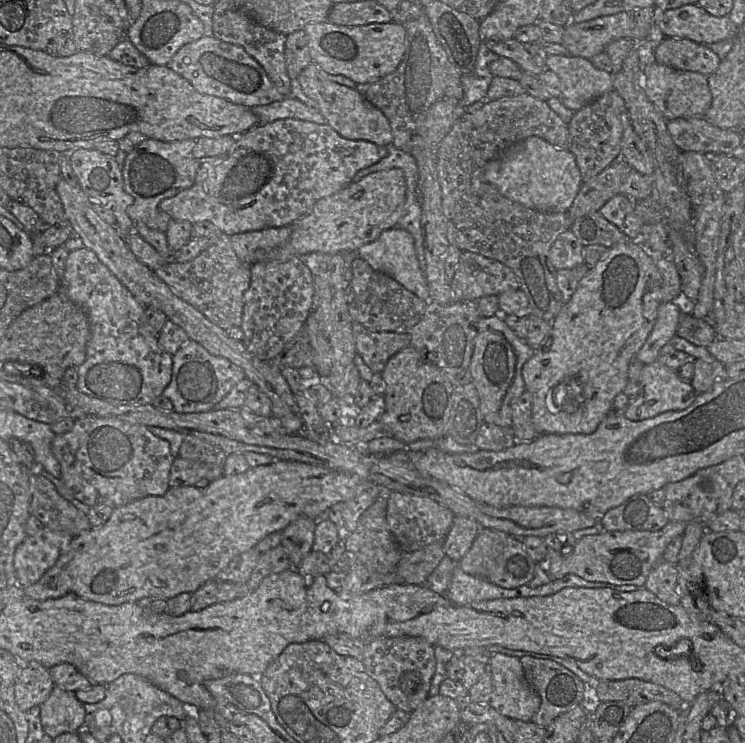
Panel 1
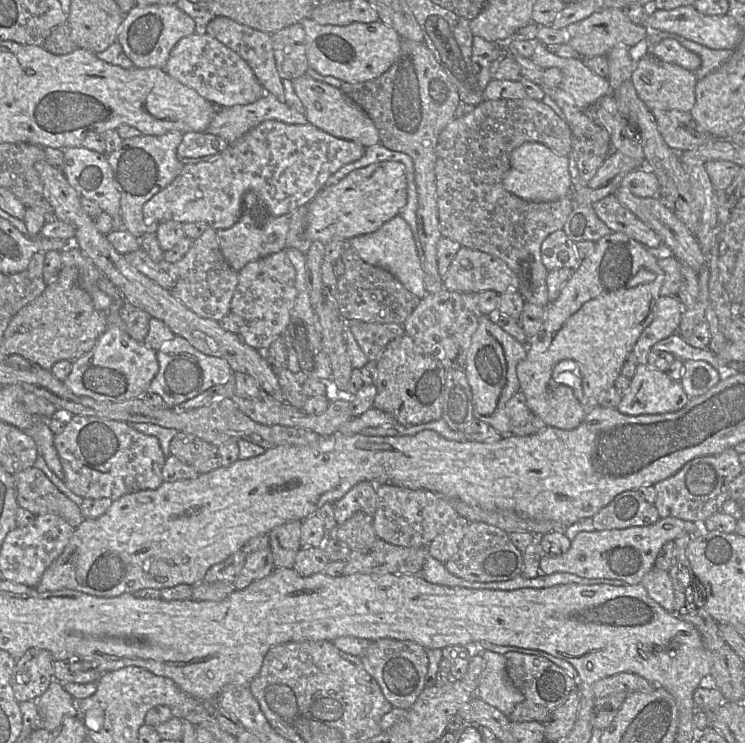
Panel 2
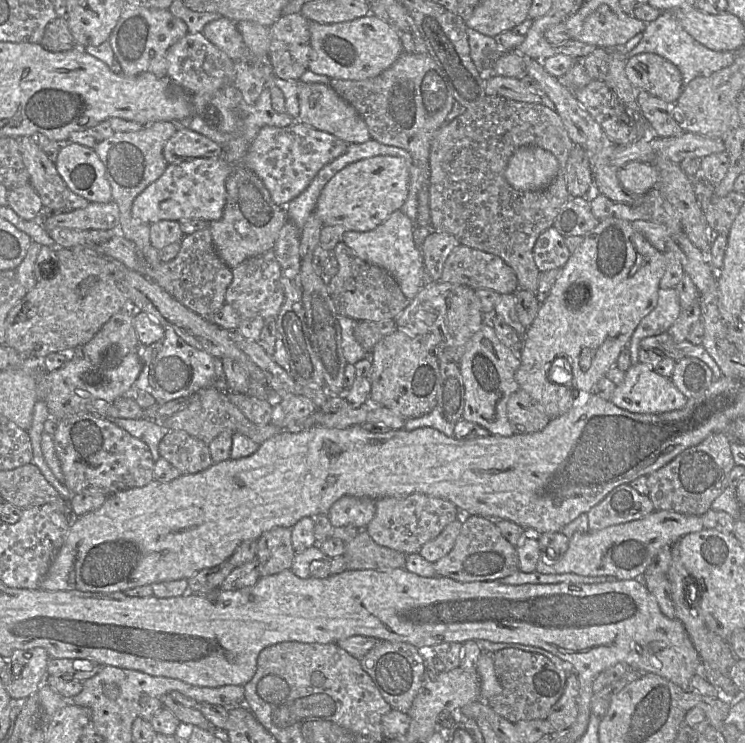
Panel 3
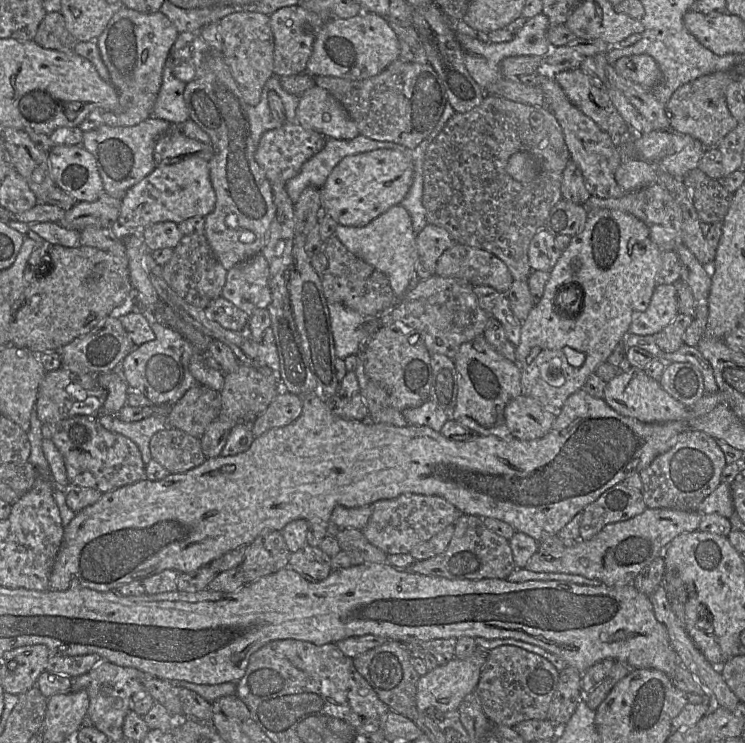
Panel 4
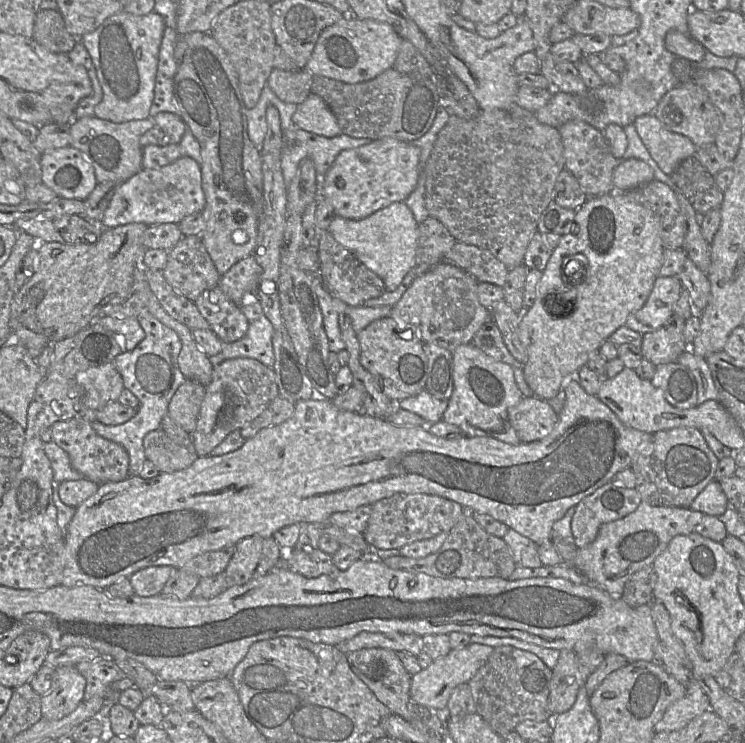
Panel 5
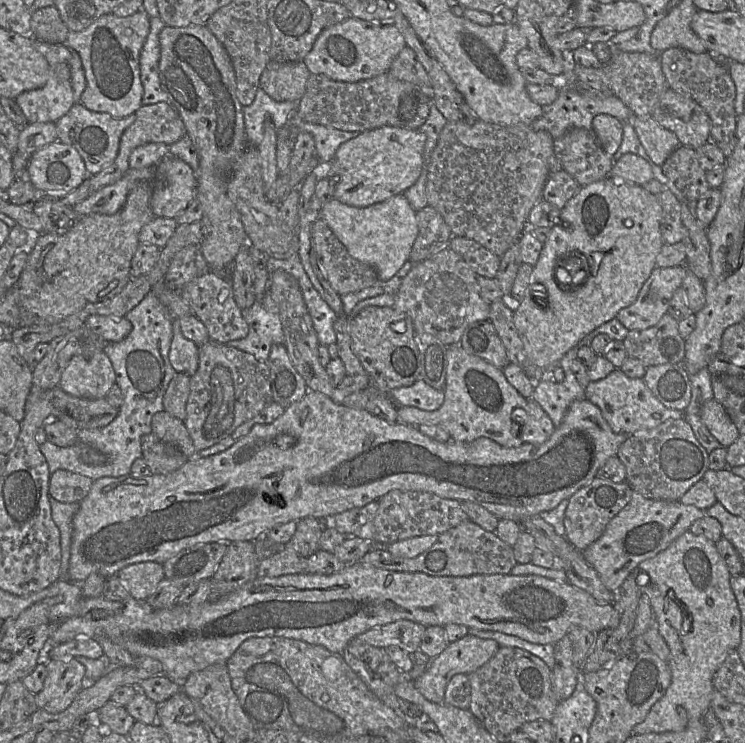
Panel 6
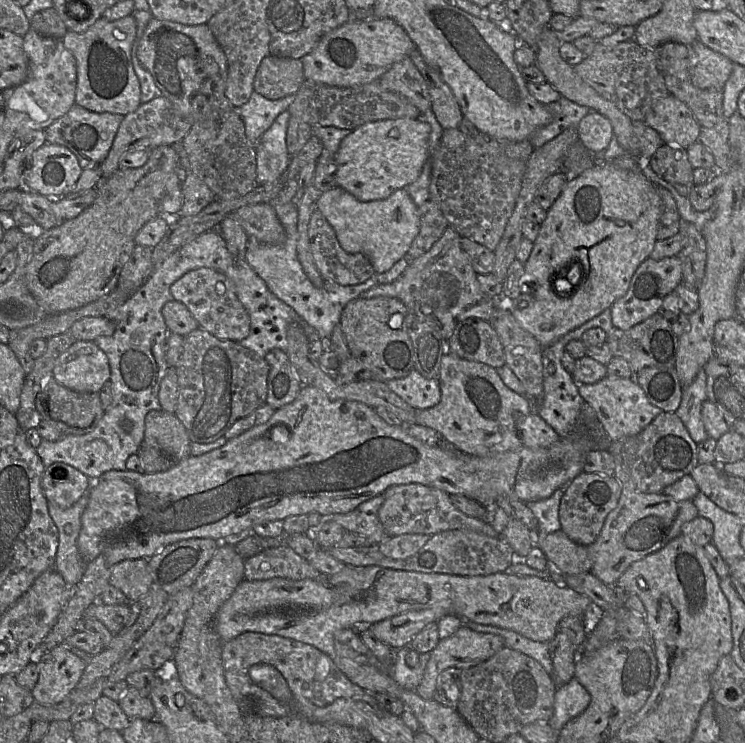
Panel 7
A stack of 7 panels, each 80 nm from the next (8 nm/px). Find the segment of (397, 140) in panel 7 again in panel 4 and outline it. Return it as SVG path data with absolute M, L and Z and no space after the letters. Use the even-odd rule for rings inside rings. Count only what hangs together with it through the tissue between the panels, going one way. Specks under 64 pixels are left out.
M376 149L344 157L331 171L320 188L322 212L338 224L363 227L398 205L407 195L413 181L413 163L399 150Z

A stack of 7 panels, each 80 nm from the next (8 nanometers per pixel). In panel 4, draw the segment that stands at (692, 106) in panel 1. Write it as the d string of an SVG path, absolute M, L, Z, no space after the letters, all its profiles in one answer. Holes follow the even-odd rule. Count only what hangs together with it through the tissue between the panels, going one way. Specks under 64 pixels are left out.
M646 54L621 57L612 66L619 75L644 89L658 85L663 79L658 63Z

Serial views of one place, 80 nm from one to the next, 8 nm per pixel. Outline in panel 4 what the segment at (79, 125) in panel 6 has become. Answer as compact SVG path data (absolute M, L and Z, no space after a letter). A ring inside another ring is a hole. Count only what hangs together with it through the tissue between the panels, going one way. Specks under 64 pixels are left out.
M151 117L135 126L114 127L103 124L83 133L81 146L94 156L107 194L121 200L132 186L157 167L154 161L156 143L171 131L172 126L164 119Z

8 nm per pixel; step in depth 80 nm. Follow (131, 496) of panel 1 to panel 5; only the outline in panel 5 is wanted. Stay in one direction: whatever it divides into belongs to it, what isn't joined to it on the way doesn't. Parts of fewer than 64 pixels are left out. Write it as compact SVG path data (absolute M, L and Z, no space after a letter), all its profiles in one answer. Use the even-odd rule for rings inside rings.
M76 418L57 421L50 427L50 431L52 441L68 453L72 467L84 478L101 485L129 477L127 451L121 445L99 436L92 428L91 422Z

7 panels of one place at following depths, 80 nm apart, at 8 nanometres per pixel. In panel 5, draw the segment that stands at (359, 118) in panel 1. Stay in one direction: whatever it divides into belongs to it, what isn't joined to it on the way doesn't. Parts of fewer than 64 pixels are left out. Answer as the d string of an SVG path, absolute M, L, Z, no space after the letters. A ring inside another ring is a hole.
M312 93L305 101L297 105L292 121L295 126L307 132L327 138L343 133L335 115L325 101Z

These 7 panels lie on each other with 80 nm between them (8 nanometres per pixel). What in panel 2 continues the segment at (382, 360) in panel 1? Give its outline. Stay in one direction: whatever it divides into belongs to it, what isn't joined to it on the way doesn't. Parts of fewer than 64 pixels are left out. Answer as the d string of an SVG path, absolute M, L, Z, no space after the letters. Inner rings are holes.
M346 320L357 344L369 361L376 362L387 345L405 335L403 326L397 323L367 323Z

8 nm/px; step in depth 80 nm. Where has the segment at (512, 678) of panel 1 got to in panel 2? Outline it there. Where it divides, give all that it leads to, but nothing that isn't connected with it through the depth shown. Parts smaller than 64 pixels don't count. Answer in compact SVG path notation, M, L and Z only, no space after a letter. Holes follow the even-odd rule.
M489 650L481 654L483 670L475 696L508 716L524 696L508 678L504 655Z

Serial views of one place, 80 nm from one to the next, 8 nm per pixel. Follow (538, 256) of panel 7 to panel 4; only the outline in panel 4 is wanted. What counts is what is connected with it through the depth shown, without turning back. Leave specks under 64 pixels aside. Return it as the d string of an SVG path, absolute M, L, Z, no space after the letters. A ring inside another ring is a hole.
M602 209L598 211L589 211L588 217L581 233L573 236L568 247L562 251L557 263L550 271L550 278L547 281L543 296L540 302L532 308L528 317L522 322L520 343L516 347L516 364L520 367L520 381L523 389L523 395L530 396L549 410L558 412L562 409L570 395L584 387L587 378L595 373L596 368L607 362L608 357L618 344L621 343L624 336L629 333L629 327L632 319L639 313L645 311L649 306L656 284L656 276L662 263L662 252L651 240L650 232L644 222L635 216L618 211ZM554 363L558 371L555 373L556 381L552 381L546 374L546 366Z

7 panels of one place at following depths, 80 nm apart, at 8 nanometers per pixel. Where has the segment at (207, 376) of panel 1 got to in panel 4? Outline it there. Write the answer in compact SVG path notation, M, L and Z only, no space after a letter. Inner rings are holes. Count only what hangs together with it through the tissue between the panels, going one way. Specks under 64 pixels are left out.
M148 316L155 339L134 348L121 362L119 371L129 392L140 392L153 405L174 405L197 382L189 371L189 360L194 347L178 332Z

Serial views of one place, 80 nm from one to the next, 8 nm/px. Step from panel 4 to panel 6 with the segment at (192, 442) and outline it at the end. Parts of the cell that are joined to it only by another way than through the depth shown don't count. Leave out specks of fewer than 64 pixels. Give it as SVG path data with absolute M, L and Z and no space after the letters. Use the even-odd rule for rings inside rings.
M152 432L141 439L142 458L152 474L168 474L182 467L188 458L175 446L161 441Z

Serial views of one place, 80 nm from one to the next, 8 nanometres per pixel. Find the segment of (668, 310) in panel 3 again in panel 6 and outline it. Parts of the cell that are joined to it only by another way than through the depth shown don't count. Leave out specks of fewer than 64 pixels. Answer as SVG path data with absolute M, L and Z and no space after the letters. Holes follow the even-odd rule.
M684 265L668 268L656 266L635 302L621 309L616 319L629 331L645 330L656 325L667 314L673 294L681 287L685 270Z

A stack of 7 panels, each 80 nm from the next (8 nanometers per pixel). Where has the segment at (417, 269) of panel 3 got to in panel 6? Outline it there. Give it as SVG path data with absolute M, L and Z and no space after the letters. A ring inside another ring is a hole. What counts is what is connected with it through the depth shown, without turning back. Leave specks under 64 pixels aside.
M404 194L367 207L350 206L332 197L324 203L320 211L320 217L344 245L349 255L372 266L382 281L392 278L410 259L419 232L416 214Z

